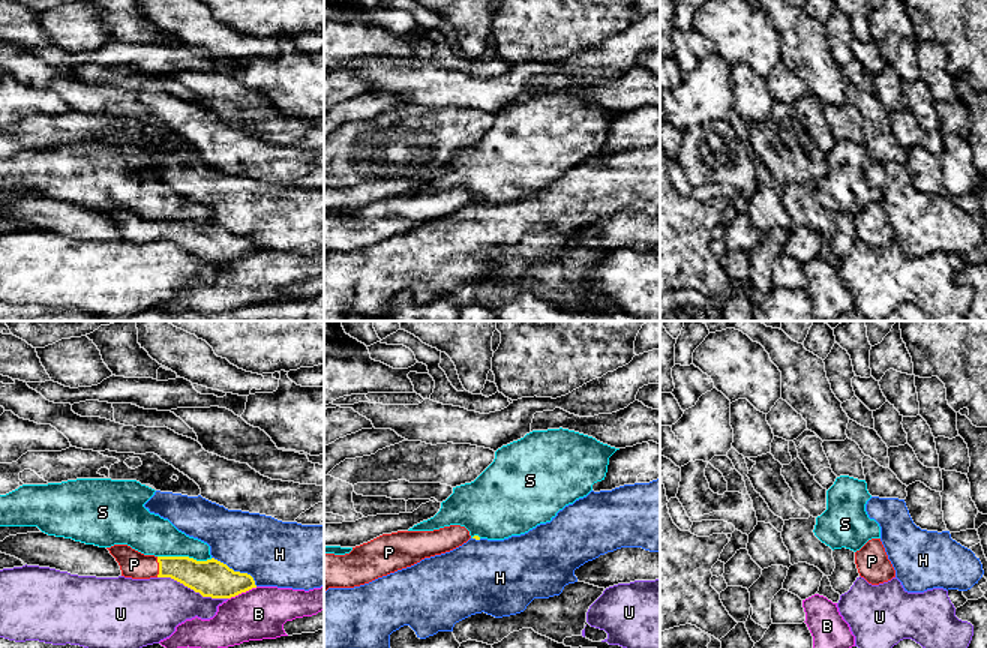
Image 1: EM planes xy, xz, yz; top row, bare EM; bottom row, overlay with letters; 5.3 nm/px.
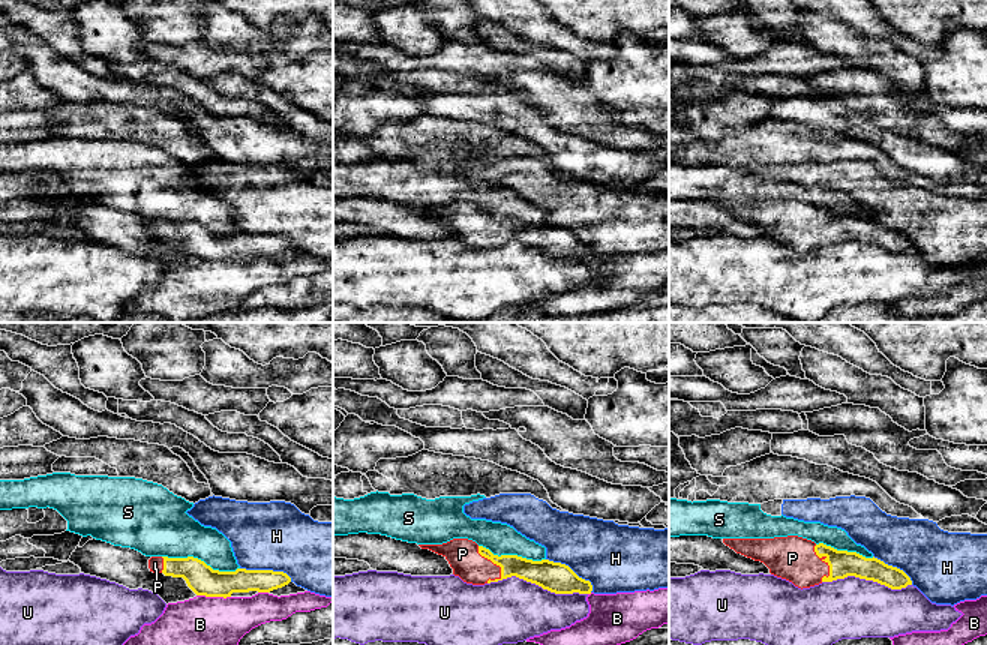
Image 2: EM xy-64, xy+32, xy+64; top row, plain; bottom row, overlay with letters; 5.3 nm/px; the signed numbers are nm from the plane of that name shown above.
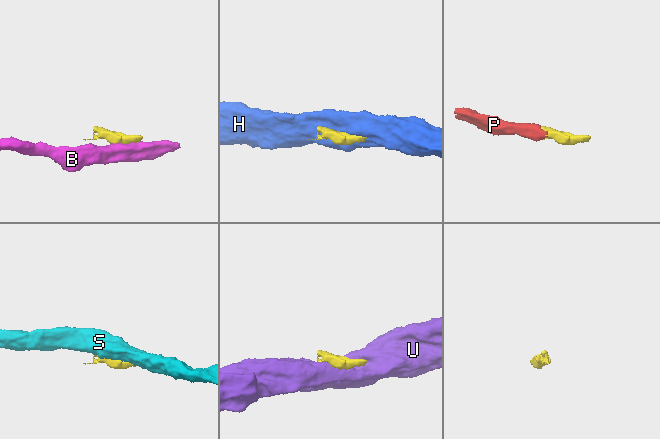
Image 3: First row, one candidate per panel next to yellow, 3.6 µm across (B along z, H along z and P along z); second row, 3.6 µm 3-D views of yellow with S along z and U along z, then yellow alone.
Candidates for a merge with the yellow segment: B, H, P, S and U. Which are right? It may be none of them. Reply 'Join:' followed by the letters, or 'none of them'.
Join: P

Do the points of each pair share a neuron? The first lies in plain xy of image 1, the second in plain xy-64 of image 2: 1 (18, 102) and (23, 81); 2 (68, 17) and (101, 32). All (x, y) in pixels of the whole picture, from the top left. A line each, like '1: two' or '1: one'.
1: one
2: one

